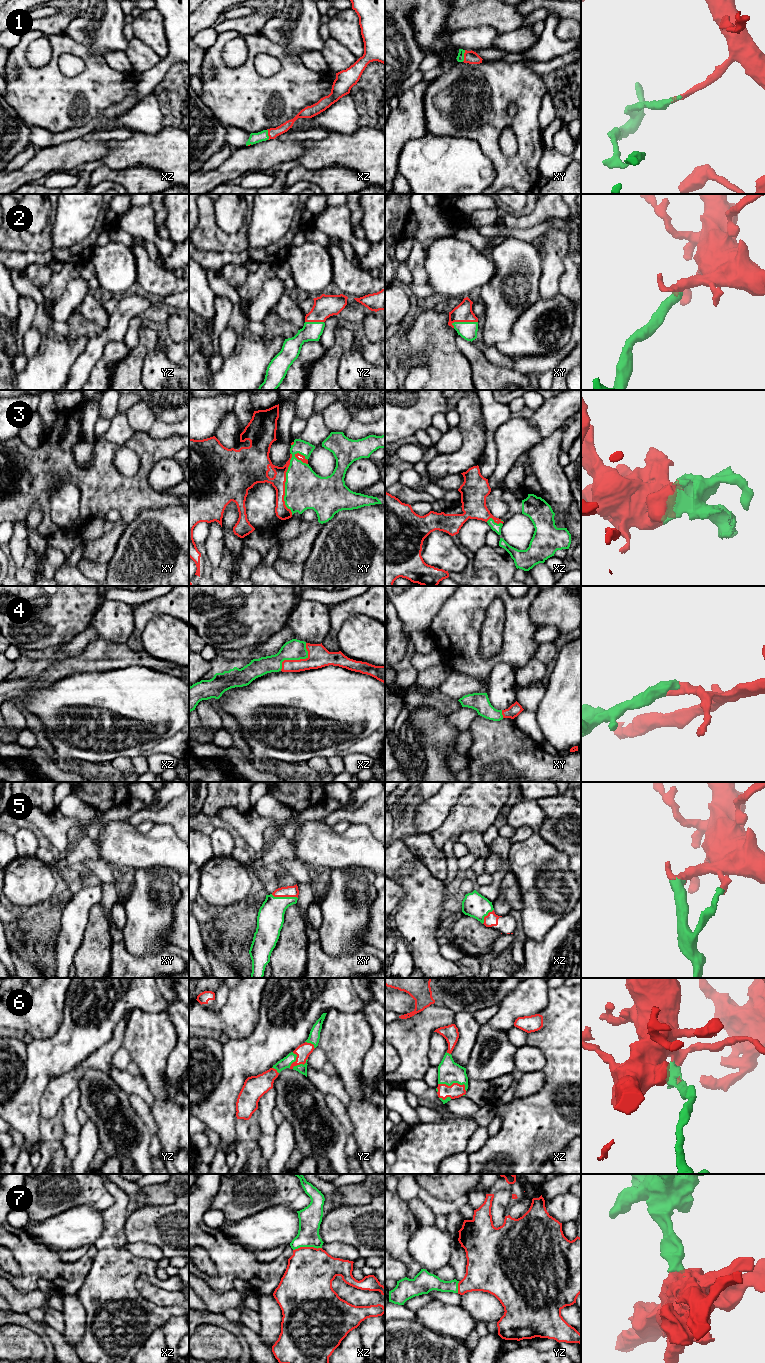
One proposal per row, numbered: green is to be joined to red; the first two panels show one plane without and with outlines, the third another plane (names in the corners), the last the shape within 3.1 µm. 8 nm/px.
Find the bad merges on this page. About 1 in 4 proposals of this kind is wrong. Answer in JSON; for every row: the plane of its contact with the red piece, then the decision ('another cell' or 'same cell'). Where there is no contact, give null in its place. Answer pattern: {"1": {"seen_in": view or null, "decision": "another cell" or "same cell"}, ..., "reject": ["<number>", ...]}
{"1": {"seen_in": "xy", "decision": "same cell"}, "2": {"seen_in": "xy", "decision": "same cell"}, "3": {"seen_in": "xy", "decision": "same cell"}, "4": {"seen_in": "xz", "decision": "same cell"}, "5": {"seen_in": "xy", "decision": "same cell"}, "6": {"seen_in": "xz", "decision": "same cell"}, "7": {"seen_in": "xz", "decision": "same cell"}, "reject": []}

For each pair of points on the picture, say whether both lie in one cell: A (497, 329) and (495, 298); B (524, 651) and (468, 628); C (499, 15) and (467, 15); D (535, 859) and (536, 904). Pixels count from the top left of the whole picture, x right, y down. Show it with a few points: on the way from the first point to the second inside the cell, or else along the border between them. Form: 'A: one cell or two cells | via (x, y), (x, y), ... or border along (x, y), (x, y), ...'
A: one cell | via (497, 321), (497, 306)
B: one cell | via (505, 655), (491, 663), (482, 663), (468, 647)
C: one cell | via (491, 15), (475, 15)
D: one cell | via (530, 870), (530, 893)

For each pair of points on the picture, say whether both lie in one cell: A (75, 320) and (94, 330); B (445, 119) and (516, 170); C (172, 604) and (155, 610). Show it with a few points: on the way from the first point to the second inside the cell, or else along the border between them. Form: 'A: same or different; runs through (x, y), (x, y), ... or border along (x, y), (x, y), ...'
A: same; runs through (80, 325), (89, 329)
B: same; runs through (463, 119), (490, 146), (498, 157)
C: same; runs through (168, 604), (159, 606)

